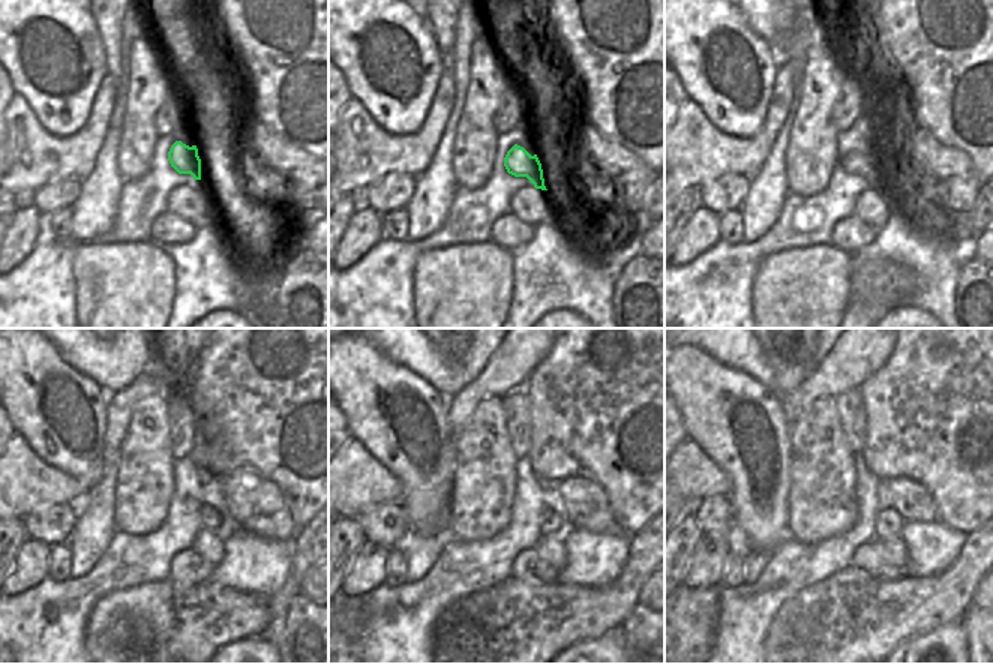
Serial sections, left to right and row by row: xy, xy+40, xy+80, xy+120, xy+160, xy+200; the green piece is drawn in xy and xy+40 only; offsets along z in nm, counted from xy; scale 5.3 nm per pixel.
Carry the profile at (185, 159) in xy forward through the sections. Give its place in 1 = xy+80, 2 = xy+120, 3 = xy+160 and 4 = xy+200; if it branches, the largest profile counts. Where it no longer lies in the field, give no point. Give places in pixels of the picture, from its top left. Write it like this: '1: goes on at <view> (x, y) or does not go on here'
1: goes on at xy+80 (857, 164)
2: goes on at xy+120 (210, 519)
3: goes on at xy+160 (551, 523)
4: goes on at xy+200 (888, 523)

